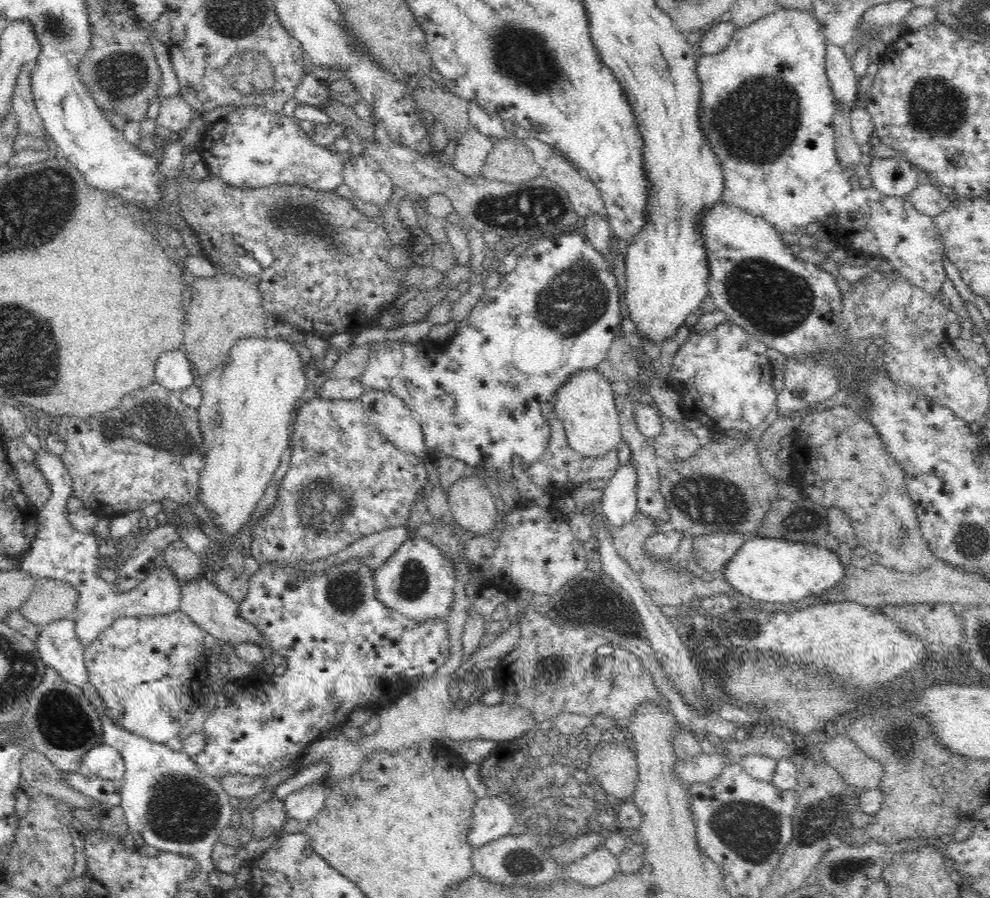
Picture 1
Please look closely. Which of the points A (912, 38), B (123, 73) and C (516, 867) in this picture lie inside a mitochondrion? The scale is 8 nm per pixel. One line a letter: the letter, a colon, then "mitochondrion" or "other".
A: other
B: mitochondrion
C: mitochondrion

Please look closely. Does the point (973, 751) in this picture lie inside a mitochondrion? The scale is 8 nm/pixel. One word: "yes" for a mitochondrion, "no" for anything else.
no

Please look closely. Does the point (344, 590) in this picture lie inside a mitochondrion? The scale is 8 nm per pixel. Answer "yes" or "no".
yes

